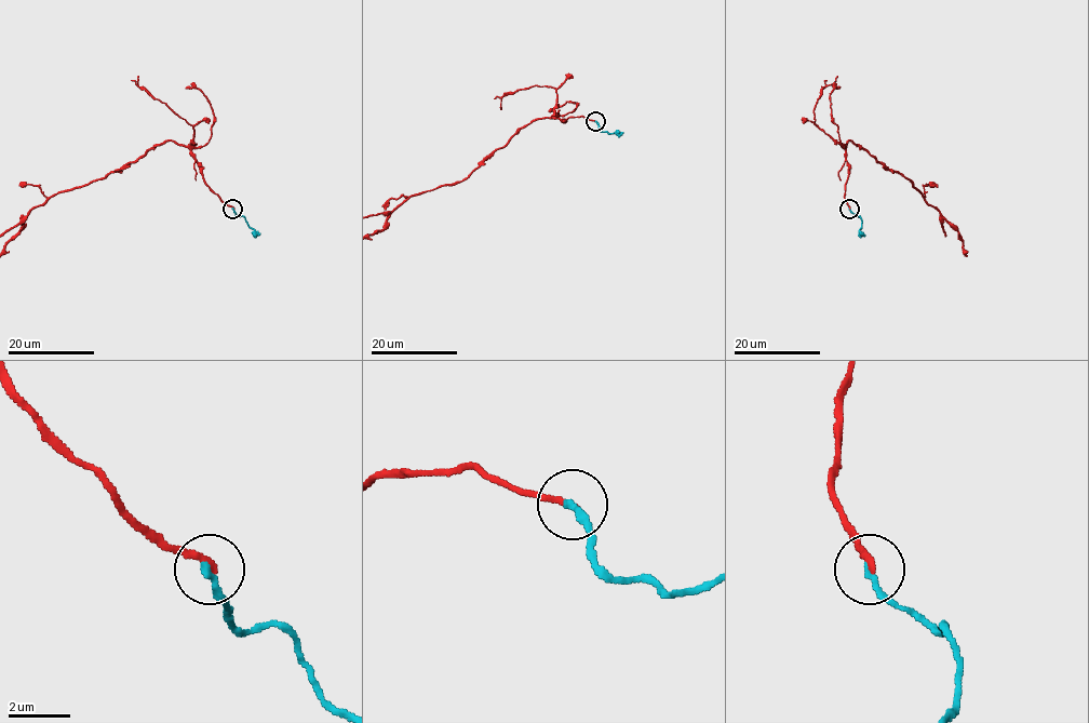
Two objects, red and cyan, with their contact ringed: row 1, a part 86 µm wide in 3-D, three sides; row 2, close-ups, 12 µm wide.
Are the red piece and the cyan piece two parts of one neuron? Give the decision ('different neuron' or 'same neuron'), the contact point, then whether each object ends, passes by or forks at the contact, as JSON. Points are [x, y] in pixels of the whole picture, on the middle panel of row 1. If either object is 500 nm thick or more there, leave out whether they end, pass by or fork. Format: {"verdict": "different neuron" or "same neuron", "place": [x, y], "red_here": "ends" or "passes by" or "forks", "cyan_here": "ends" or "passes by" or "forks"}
{"verdict": "different neuron", "place": [595, 121], "red_here": "ends", "cyan_here": "ends"}

